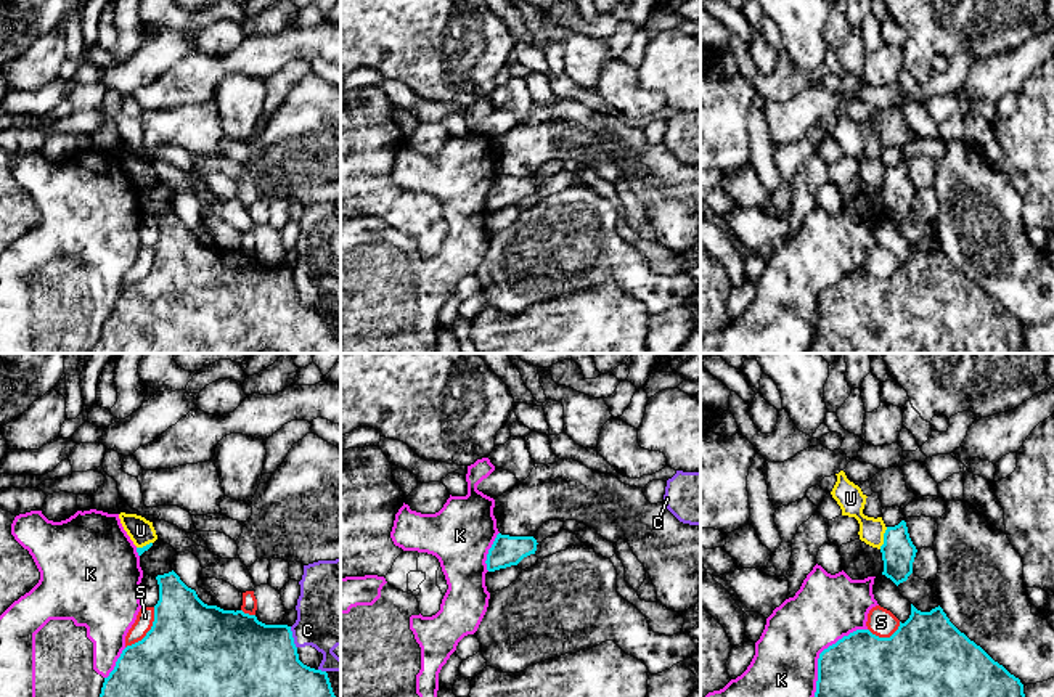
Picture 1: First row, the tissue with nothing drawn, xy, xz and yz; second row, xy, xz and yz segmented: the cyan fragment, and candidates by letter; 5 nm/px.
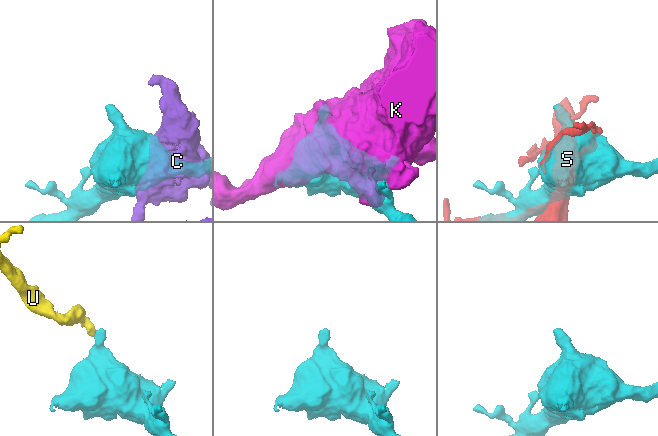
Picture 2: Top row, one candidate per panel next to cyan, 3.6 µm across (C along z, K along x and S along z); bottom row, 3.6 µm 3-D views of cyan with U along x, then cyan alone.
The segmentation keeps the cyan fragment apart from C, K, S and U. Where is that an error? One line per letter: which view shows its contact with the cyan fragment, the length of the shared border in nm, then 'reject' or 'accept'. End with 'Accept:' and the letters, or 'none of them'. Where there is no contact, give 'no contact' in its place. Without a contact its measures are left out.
C: xy | 120 nm | reject
K: yz | 440 nm | reject
S: xy | 260 nm | reject
U: yz | 120 nm | reject
Accept: none of them

